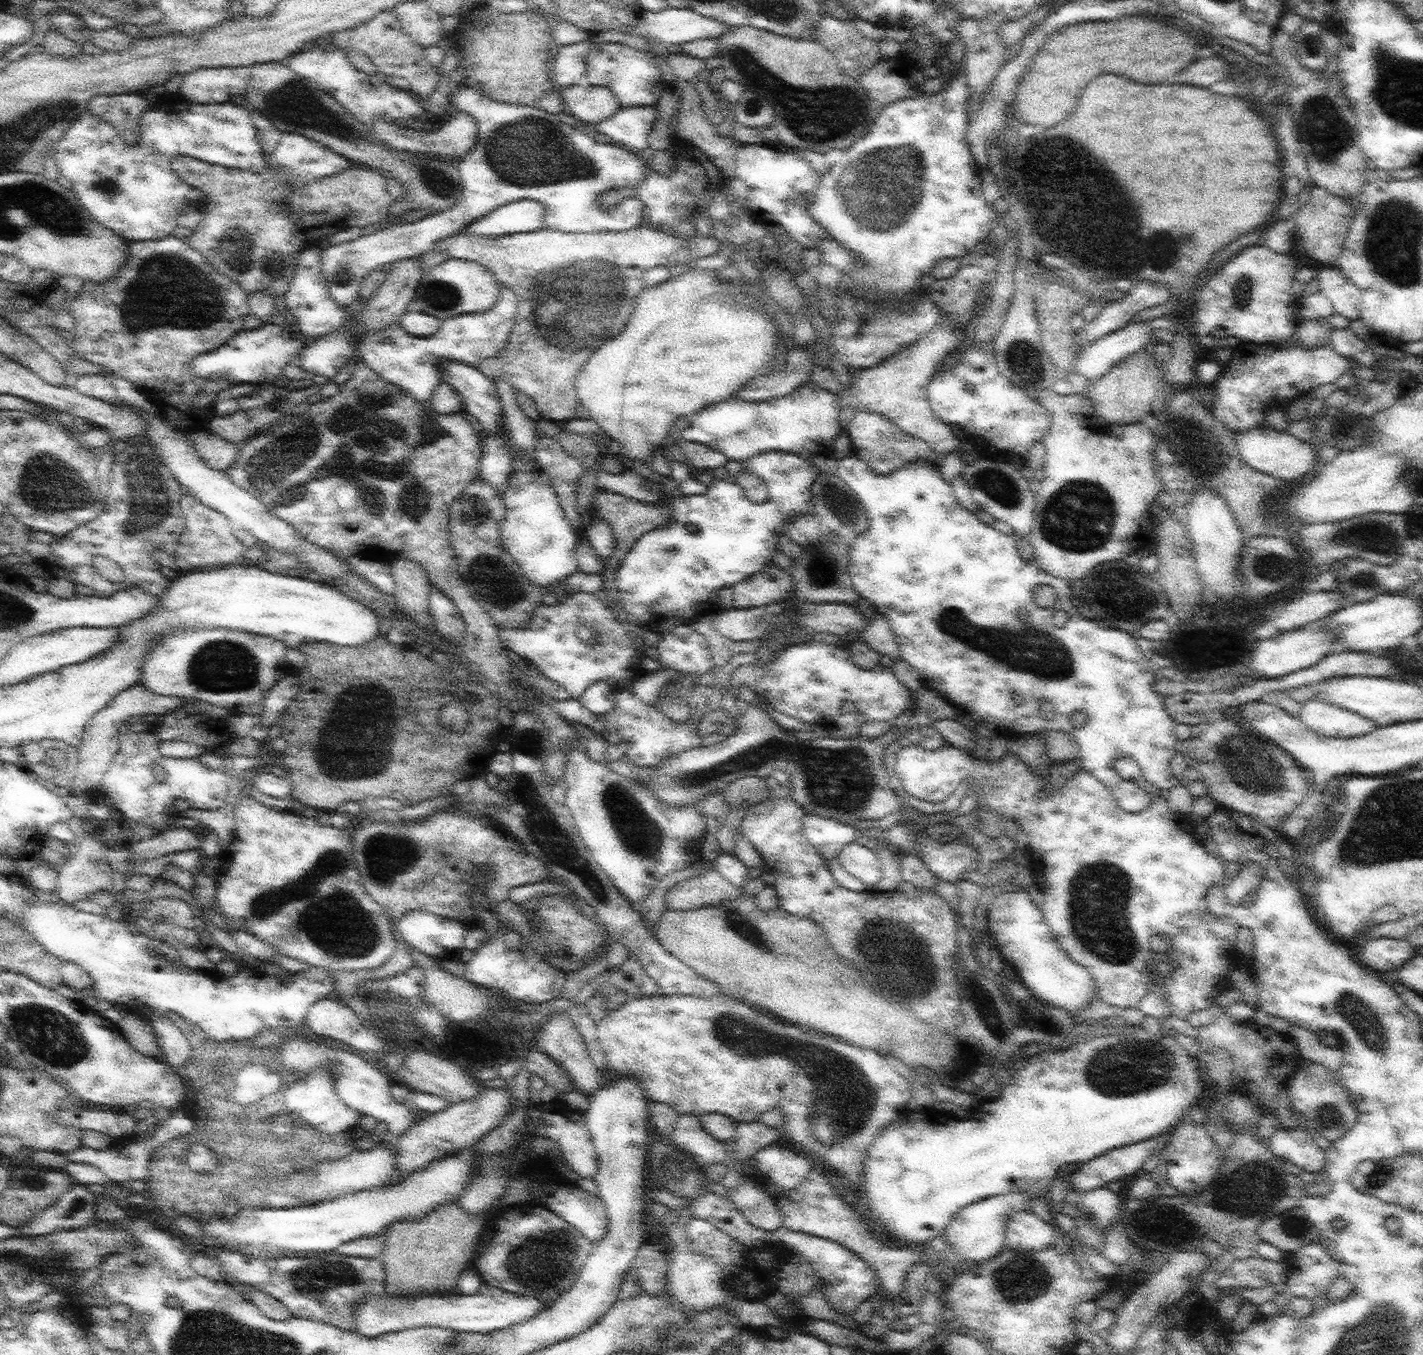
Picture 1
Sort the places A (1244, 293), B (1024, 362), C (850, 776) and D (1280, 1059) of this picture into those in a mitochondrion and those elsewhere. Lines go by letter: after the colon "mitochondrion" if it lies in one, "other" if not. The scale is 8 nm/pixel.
A: mitochondrion
B: mitochondrion
C: mitochondrion
D: other

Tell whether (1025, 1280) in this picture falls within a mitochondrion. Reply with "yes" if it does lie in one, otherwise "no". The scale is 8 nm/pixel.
yes

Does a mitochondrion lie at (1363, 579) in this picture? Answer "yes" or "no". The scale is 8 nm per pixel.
yes

